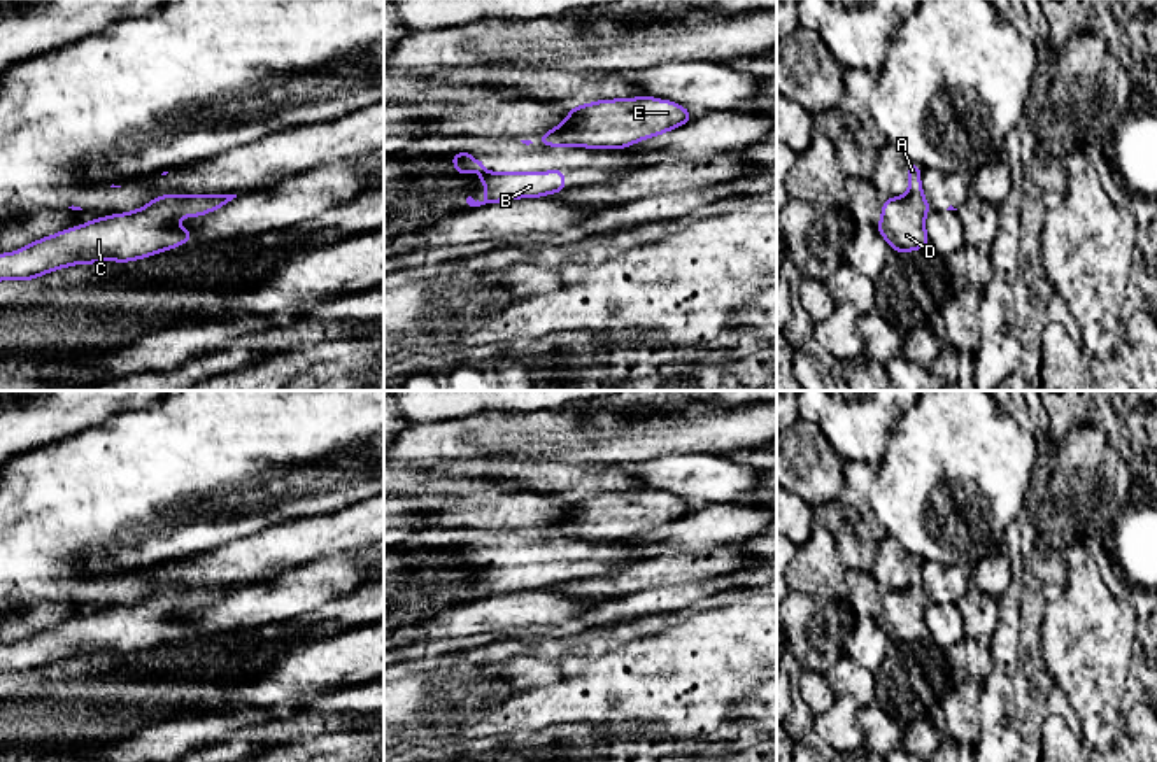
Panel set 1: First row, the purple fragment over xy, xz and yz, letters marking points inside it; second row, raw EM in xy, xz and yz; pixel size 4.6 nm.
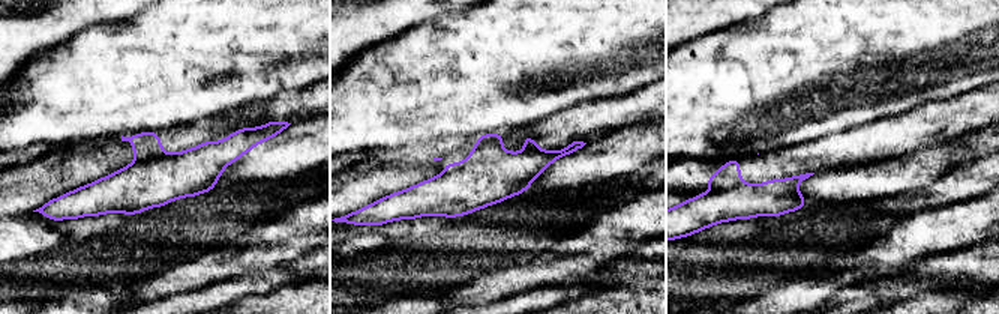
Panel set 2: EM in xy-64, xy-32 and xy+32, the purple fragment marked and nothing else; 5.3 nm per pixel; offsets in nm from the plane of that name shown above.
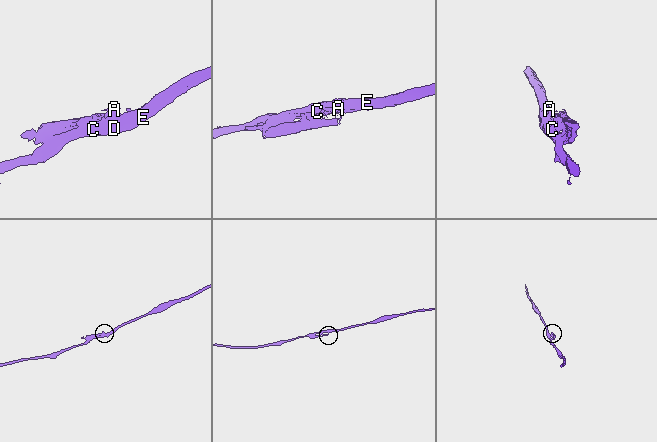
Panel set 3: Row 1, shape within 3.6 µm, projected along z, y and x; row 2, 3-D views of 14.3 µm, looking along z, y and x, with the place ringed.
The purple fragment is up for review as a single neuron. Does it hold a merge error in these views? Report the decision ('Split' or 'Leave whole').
Split

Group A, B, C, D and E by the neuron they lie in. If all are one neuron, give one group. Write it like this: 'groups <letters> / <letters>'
groups A C D E / B

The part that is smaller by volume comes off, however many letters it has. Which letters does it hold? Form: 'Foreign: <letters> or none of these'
Foreign: B

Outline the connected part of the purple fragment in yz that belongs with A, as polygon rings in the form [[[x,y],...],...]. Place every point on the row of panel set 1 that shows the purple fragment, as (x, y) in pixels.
[[[908,161],[908,193],[882,203],[878,233],[891,249],[906,254],[929,247],[926,215],[931,210],[920,182],[920,166]]]

